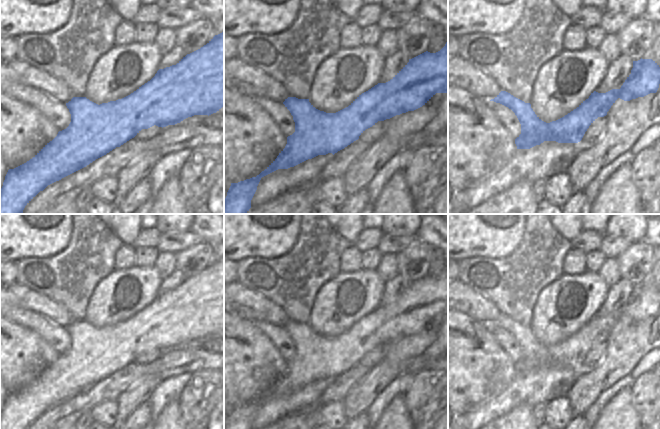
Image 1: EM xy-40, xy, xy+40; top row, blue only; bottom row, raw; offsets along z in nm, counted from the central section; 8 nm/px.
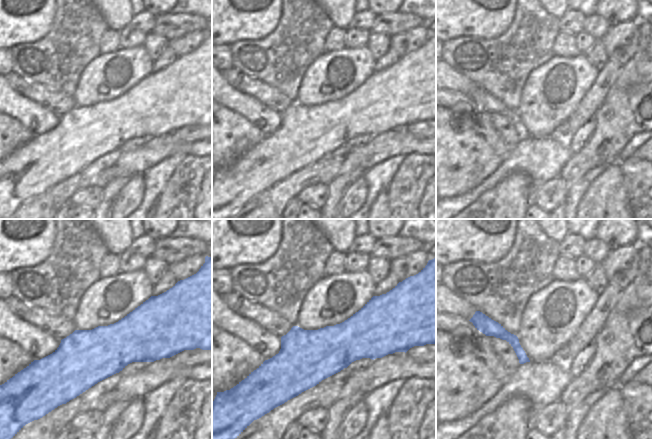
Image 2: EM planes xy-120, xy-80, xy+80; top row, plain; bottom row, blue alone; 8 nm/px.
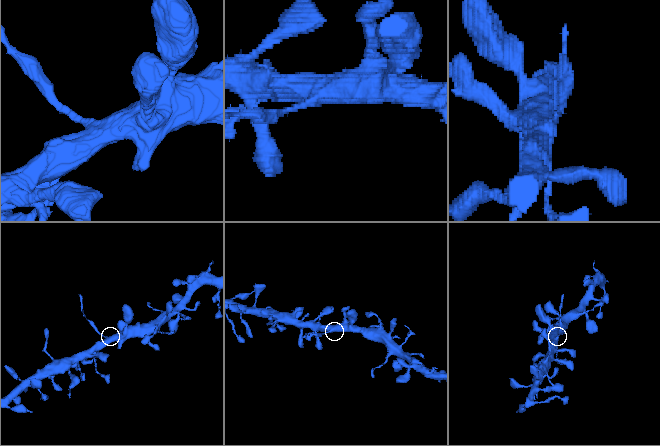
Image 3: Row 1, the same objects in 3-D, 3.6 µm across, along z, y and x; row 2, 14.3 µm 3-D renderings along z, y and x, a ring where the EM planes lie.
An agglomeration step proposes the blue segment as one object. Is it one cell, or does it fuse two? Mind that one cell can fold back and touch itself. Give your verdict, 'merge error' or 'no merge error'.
merge error

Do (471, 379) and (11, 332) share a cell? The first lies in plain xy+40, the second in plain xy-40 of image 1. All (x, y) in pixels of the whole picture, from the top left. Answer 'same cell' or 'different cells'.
same cell

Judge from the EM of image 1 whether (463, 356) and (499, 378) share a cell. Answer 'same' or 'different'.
same

